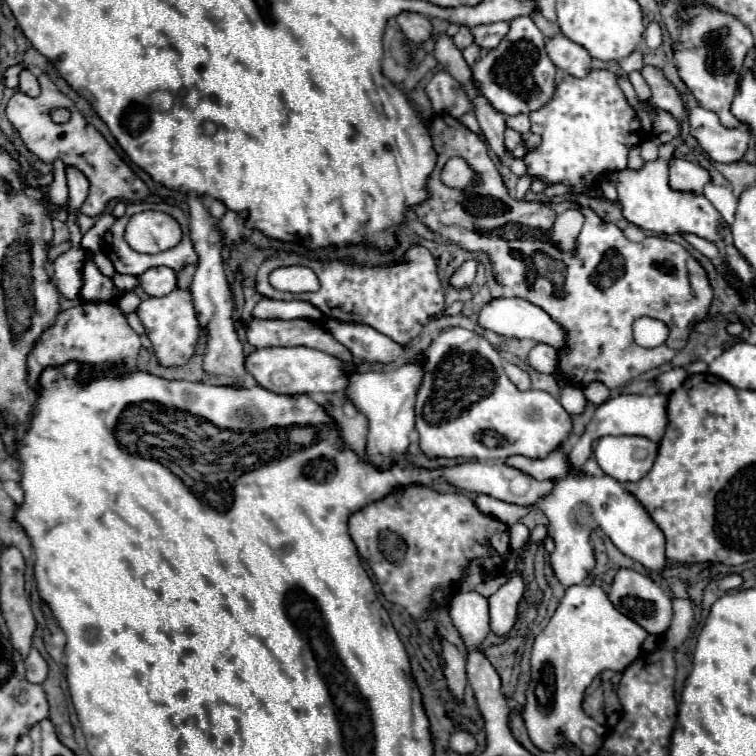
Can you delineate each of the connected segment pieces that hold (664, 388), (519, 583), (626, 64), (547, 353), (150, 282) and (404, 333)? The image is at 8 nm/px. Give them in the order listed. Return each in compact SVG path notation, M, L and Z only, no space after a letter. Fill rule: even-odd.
M671 369L671 371L665 371L661 373L657 379L655 379L655 385L657 385L657 391L661 395L669 395L673 389L681 387L681 381L685 381L687 373L685 369Z
M515 571L509 581L489 597L489 625L497 637L507 637L517 619L517 603L525 593L521 571Z
M635 49L629 57L621 59L621 61L619 61L619 65L621 65L621 69L623 69L623 71L627 71L627 73L637 71L637 69L641 69L641 67L645 65L645 63L643 63L643 53L641 53L639 49Z
M537 343L529 351L529 363L541 373L555 373L557 363L559 363L559 351L545 345L545 343Z
M153 267L139 277L139 283L151 297L165 297L177 289L177 273L169 267Z
M411 245L401 261L385 263L385 265L355 265L349 257L347 259L335 259L335 261L307 261L307 267L311 267L321 283L321 289L315 293L283 293L271 287L269 283L269 271L279 265L291 263L291 253L279 251L275 259L265 259L263 265L257 271L257 291L263 297L271 299L299 299L307 301L325 317L339 319L339 321L353 321L353 323L365 323L377 329L379 333L391 337L395 343L405 345L413 337L417 337L427 325L429 317L435 313L441 313L445 307L445 291L441 285L441 279L437 275L437 267L433 267L433 255L423 245Z

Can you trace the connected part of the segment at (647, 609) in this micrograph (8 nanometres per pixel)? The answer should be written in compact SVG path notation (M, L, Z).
M619 569L617 571L611 591L609 591L609 601L615 605L617 611L621 611L623 615L637 621L651 635L661 635L661 633L665 633L665 629L669 629L669 621L673 617L671 599L665 595L665 591L655 581L651 581L649 577L633 571L633 569Z

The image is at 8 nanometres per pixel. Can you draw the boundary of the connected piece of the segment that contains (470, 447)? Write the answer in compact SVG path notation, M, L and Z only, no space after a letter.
M455 327L441 333L425 349L425 379L417 395L415 415L419 445L427 457L463 457L463 459L507 459L511 455L523 455L531 459L543 459L559 445L563 445L573 433L573 417L561 407L561 403L545 391L519 391L503 373L501 357L497 349L481 335Z

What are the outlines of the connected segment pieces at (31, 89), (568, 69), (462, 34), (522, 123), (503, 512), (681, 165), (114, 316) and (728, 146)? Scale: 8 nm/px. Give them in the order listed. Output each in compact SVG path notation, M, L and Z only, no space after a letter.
M27 69L21 71L21 75L19 75L19 91L29 93L29 97L37 97L37 93L39 93L37 77L31 71L27 71Z
M557 35L547 41L547 53L551 61L569 75L585 77L591 69L591 55L585 47L569 41L565 35Z
M459 27L459 33L453 37L453 43L457 49L465 49L473 43L473 35L471 35L471 29L469 27Z
M519 113L519 115L509 115L507 119L505 119L505 123L507 123L507 127L511 127L511 129L515 129L515 131L519 131L519 133L527 133L529 131L529 117L525 115L525 113Z
M477 497L477 507L489 515L489 517L495 517L508 527L513 526L519 522L520 519L525 516L525 513L529 511L529 507L519 507L519 505L511 505L511 503L503 503L503 501L497 501L497 499L491 499L491 497Z
M673 159L669 163L669 187L673 191L691 191L701 195L705 185L711 183L711 175L701 165L685 159Z
M79 303L75 307L63 309L57 313L57 319L51 327L47 327L41 337L35 341L31 353L27 355L27 371L29 371L29 385L37 387L37 377L45 365L63 365L65 361L81 361L83 371L89 371L93 363L135 363L137 349L141 347L139 335L129 327L123 311L109 303Z
M695 107L689 111L691 135L701 143L707 155L719 163L741 161L747 153L751 131L747 129L727 129L721 125L719 117L703 107Z

